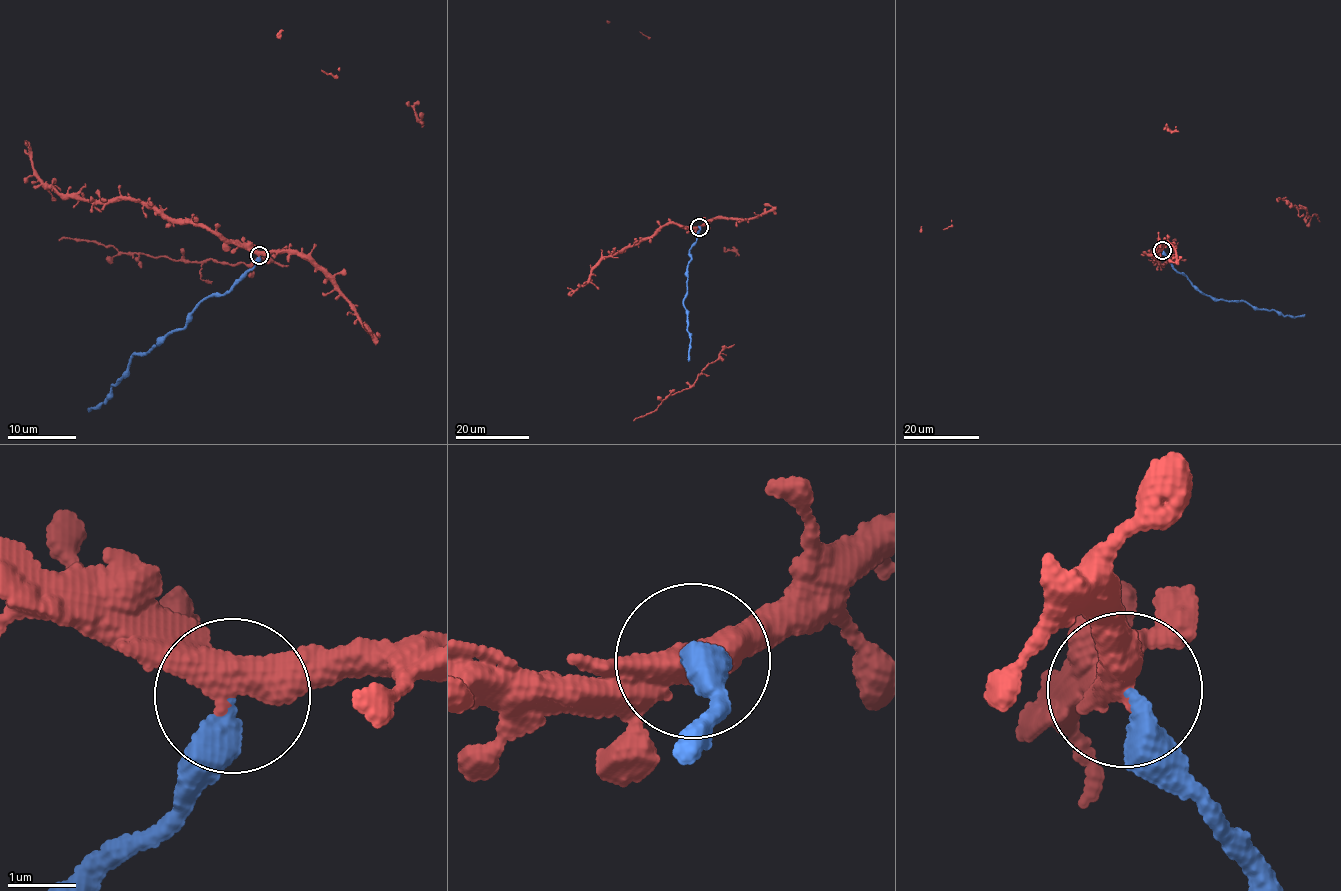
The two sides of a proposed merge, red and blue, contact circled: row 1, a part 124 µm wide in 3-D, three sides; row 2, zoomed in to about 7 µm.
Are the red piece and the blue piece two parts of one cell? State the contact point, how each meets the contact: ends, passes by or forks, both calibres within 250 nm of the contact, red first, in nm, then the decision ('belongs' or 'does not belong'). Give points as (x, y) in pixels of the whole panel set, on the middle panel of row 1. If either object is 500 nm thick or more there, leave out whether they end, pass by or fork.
place (699, 227); red passes by; blue ends; calibres 460 and 340 nm; does not belong

